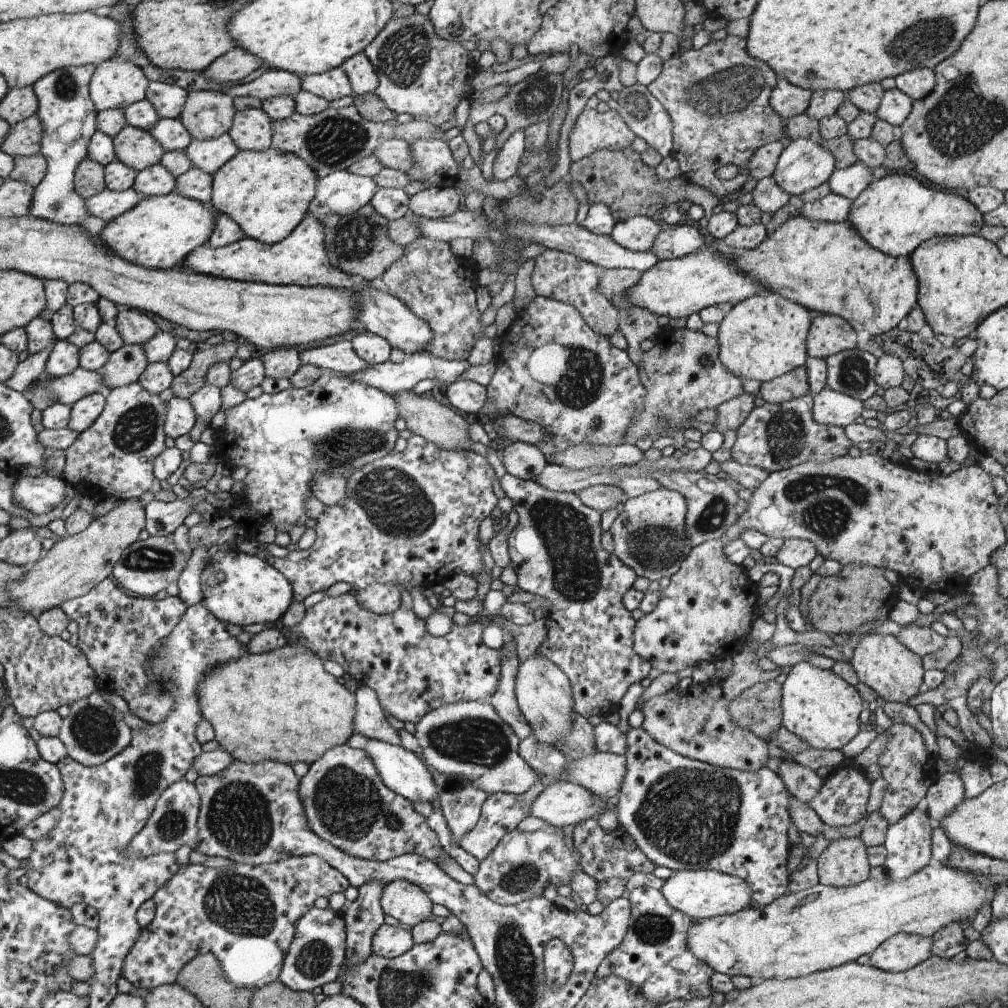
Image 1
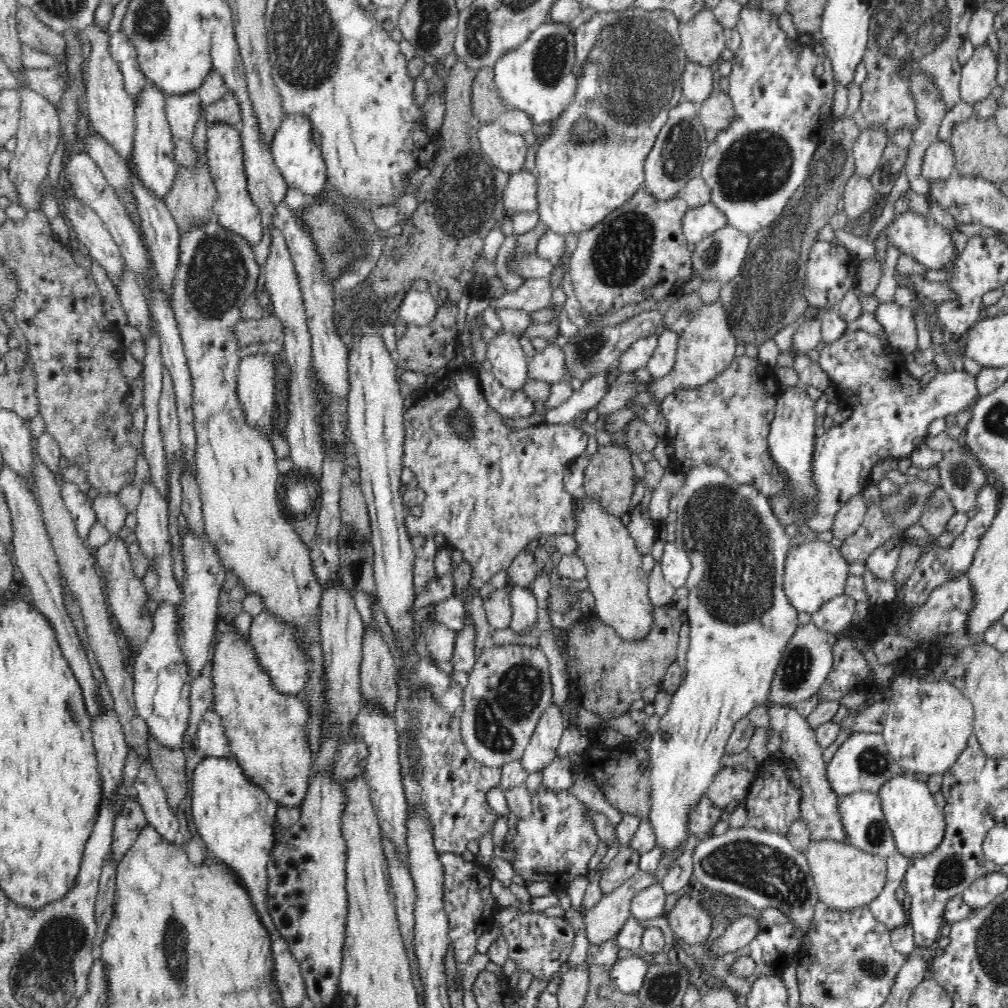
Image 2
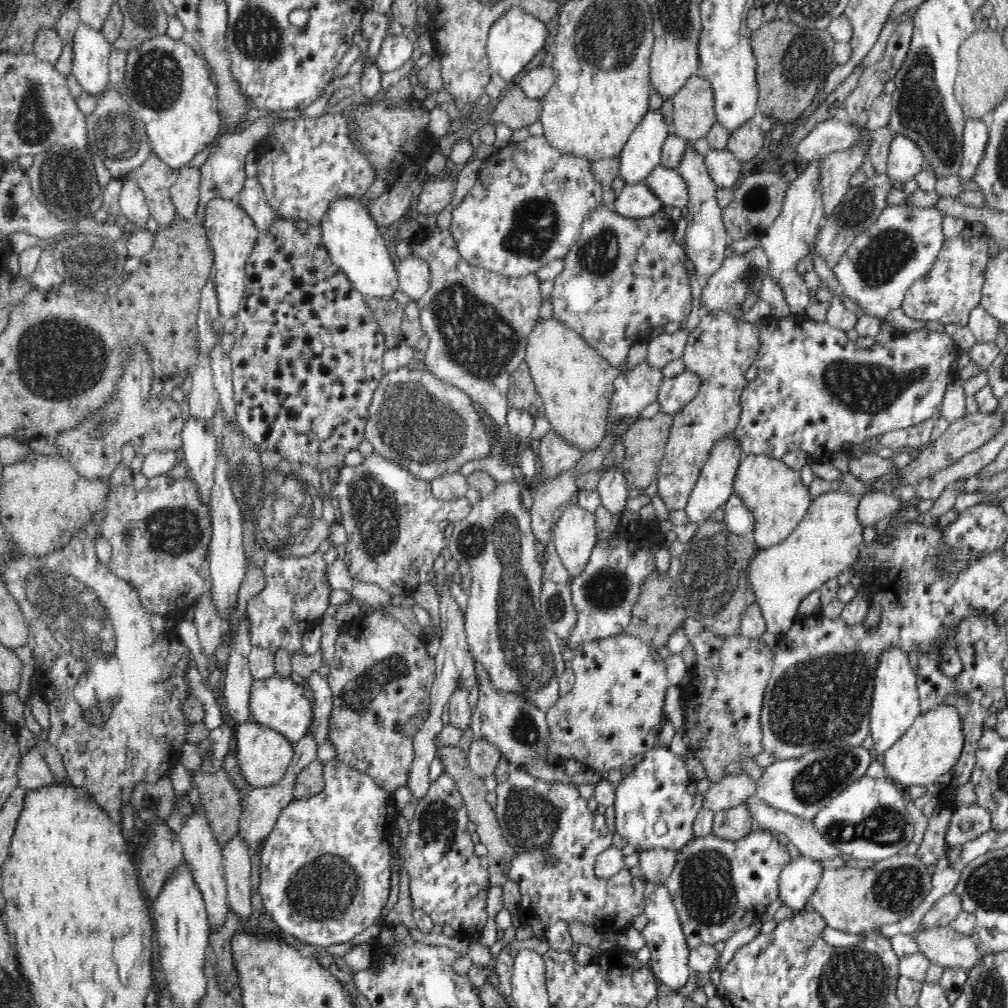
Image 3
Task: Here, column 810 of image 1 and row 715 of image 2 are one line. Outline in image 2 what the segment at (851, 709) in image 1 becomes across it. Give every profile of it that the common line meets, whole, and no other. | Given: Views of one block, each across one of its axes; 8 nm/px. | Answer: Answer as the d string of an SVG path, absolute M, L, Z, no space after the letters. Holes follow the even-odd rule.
M706 463L688 469L685 473L684 484L679 490L679 504L677 506L677 519L675 524L675 543L676 546L684 551L691 560L691 572L687 578L685 589L689 592L687 596L688 604L684 609L685 621L690 623L690 648L686 654L686 676L678 690L673 695L670 707L665 716L660 719L660 726L654 732L649 745L649 779L650 787L650 812L649 823L652 825L656 845L658 848L666 849L664 852L670 852L687 842L688 832L688 814L692 812L692 806L707 794L707 788L711 785L718 770L722 767L722 756L725 754L724 746L733 726L744 716L749 715L752 709L759 705L764 705L770 696L771 684L778 668L783 652L796 633L799 627L798 611L790 605L790 600L786 597L783 588L783 578L785 574L785 563L790 547L790 538L784 533L783 526L772 512L770 498L764 496L755 486L749 484L740 484L726 471L720 467L707 465Z

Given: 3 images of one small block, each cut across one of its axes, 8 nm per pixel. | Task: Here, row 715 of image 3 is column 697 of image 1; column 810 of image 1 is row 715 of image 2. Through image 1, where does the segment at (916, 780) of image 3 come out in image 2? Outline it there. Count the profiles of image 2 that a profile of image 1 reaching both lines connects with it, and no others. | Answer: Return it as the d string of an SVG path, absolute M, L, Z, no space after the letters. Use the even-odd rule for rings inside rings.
M898 674L892 680L891 690L892 697L888 700L885 727L881 732L888 752L910 774L944 774L963 753L968 739L973 735L975 714L971 701L948 680L925 679L915 674Z

